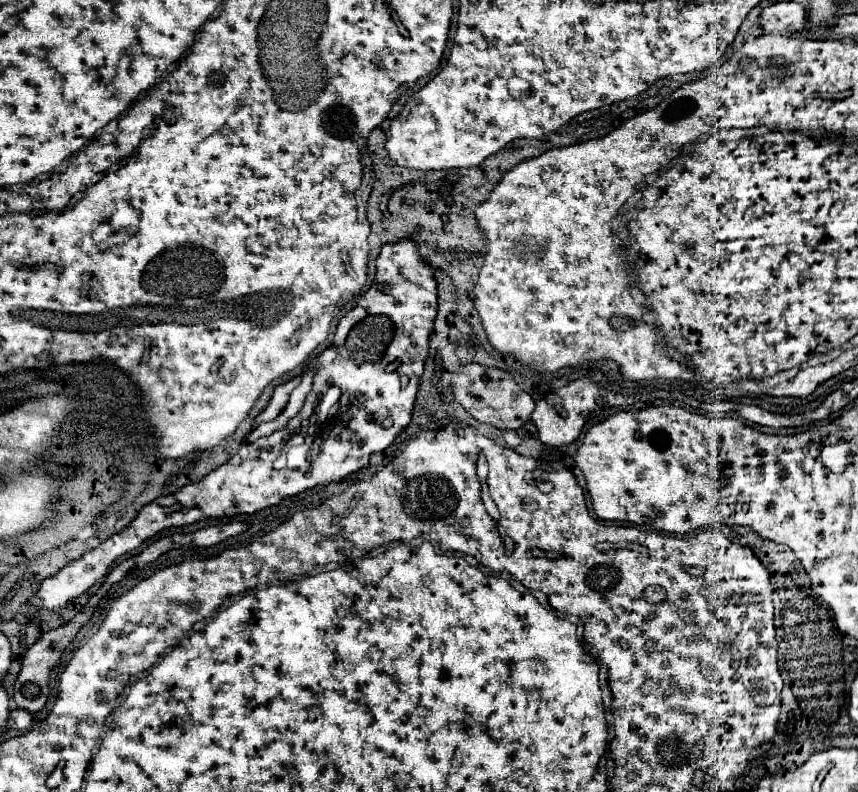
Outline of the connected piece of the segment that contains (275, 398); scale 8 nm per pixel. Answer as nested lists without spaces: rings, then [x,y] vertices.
[[[289,380],[287,384],[281,384],[281,386],[275,388],[269,406],[257,416],[257,424],[267,422],[267,420],[275,420],[275,418],[281,414],[281,410],[283,410],[283,408],[287,406],[287,402],[289,402],[289,396],[291,396],[291,390],[293,390],[293,384],[291,384],[291,382],[295,382],[295,380]]]

